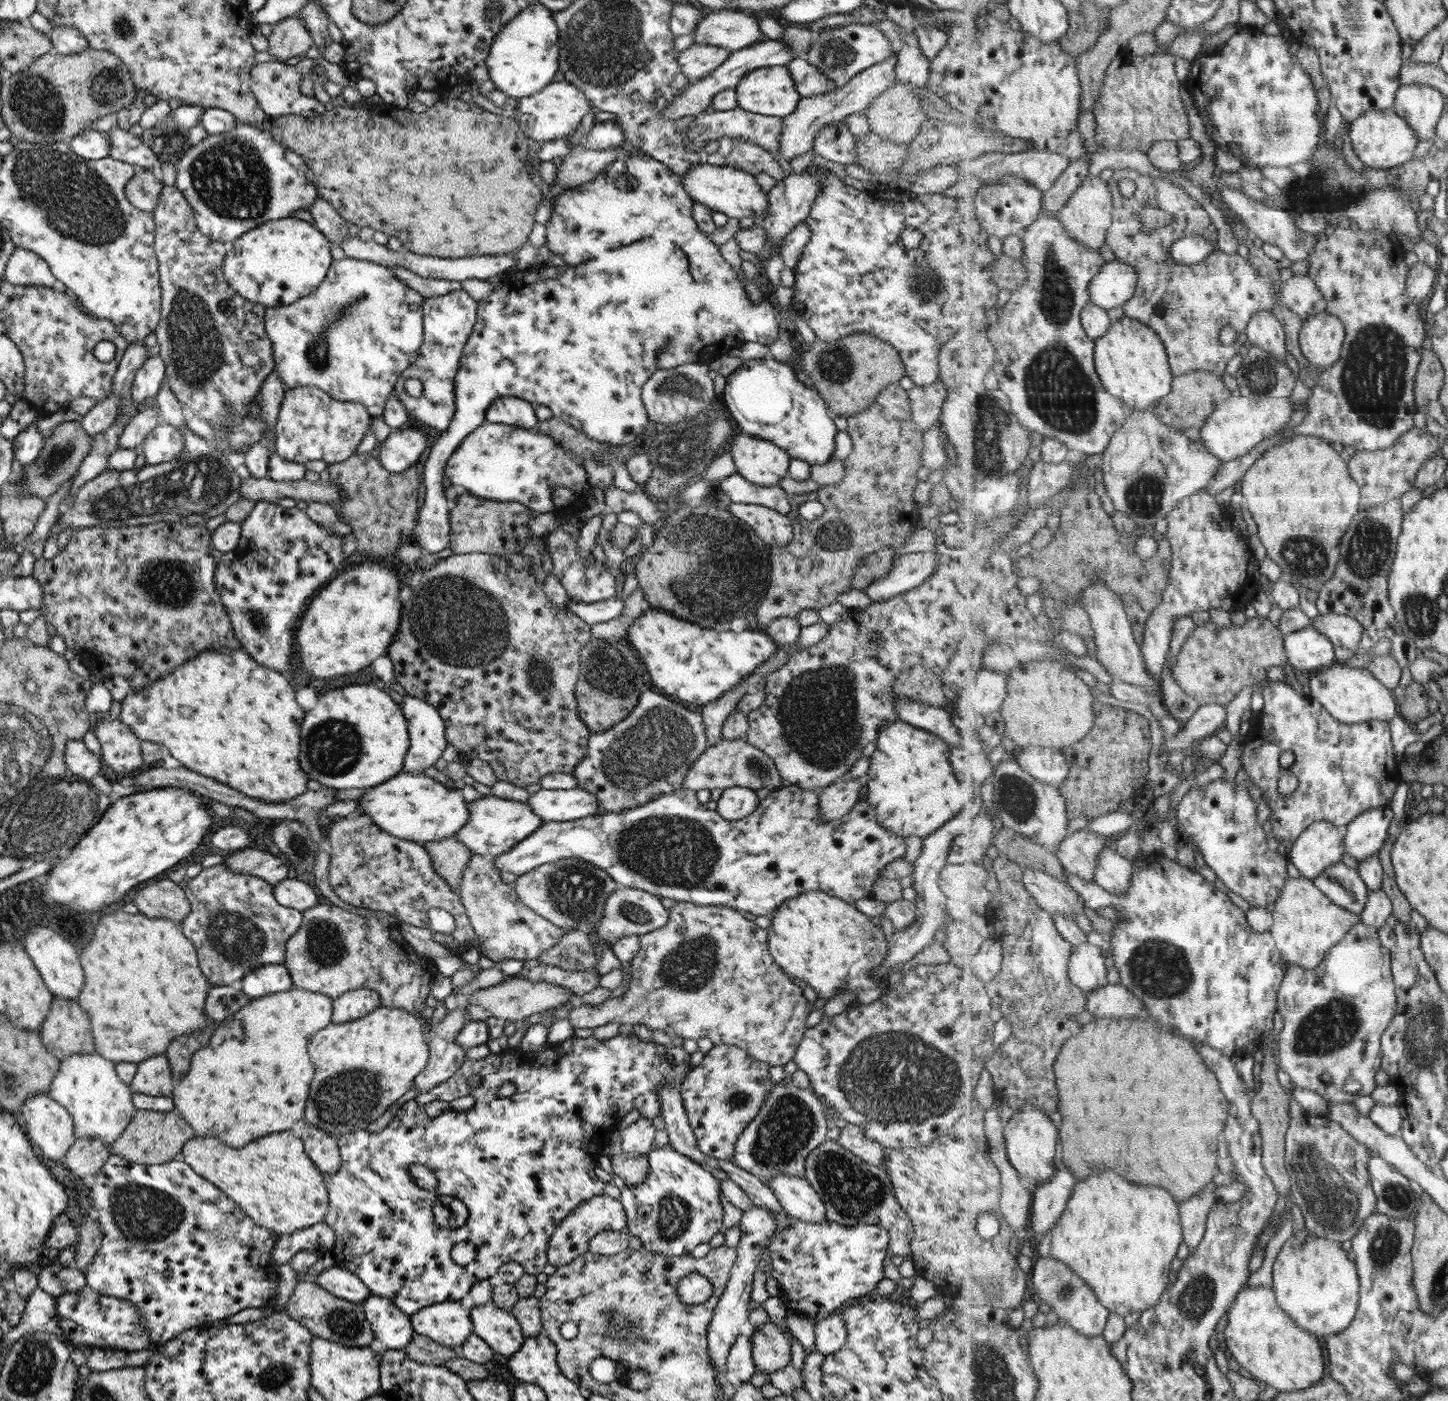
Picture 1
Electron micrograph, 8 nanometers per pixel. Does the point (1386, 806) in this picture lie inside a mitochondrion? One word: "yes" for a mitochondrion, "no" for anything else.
no

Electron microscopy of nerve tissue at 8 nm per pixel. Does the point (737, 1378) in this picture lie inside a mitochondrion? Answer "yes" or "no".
no

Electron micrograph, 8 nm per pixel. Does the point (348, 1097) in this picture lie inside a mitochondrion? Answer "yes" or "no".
yes

